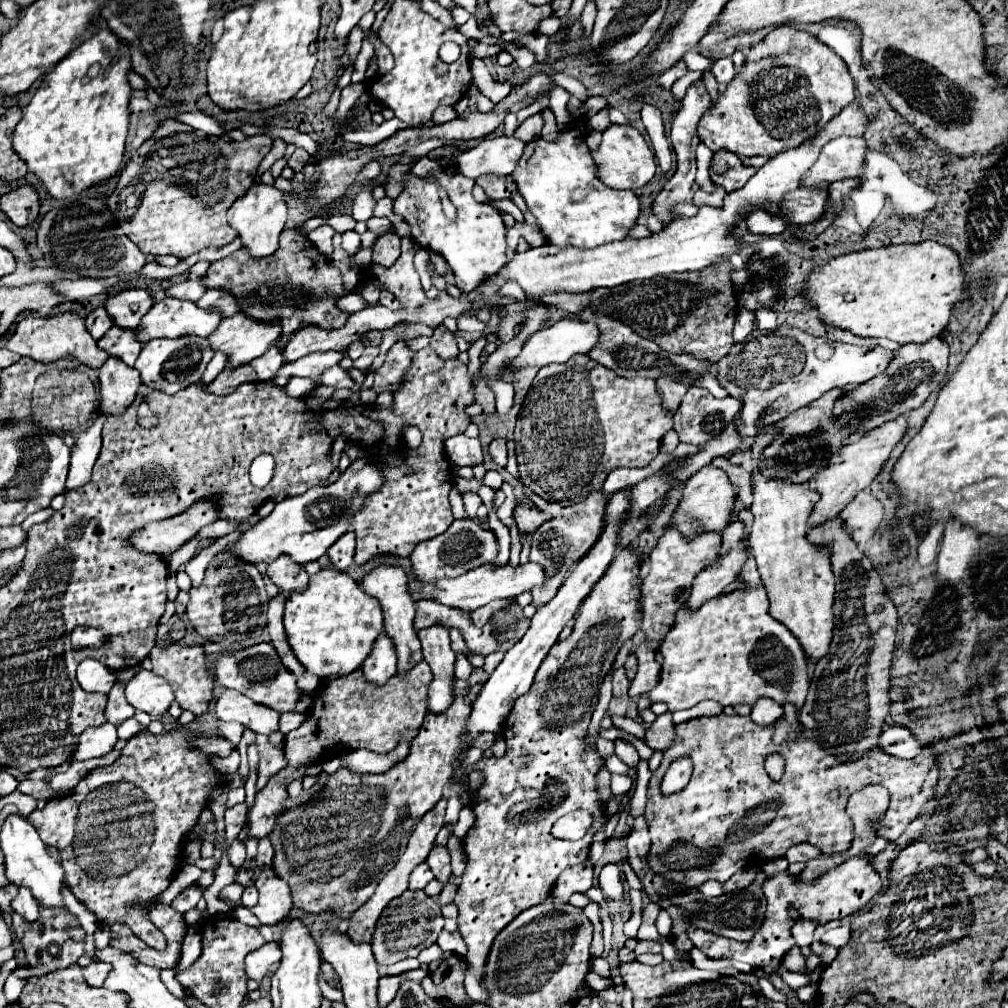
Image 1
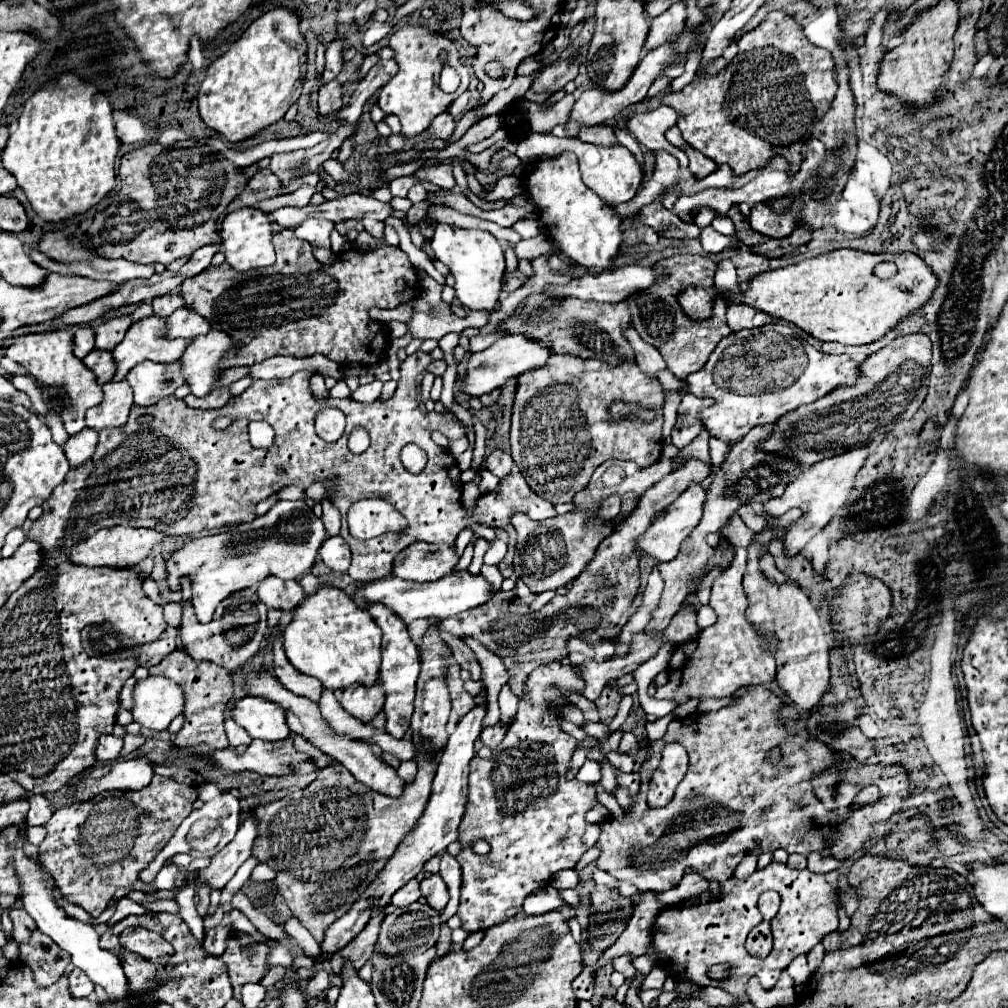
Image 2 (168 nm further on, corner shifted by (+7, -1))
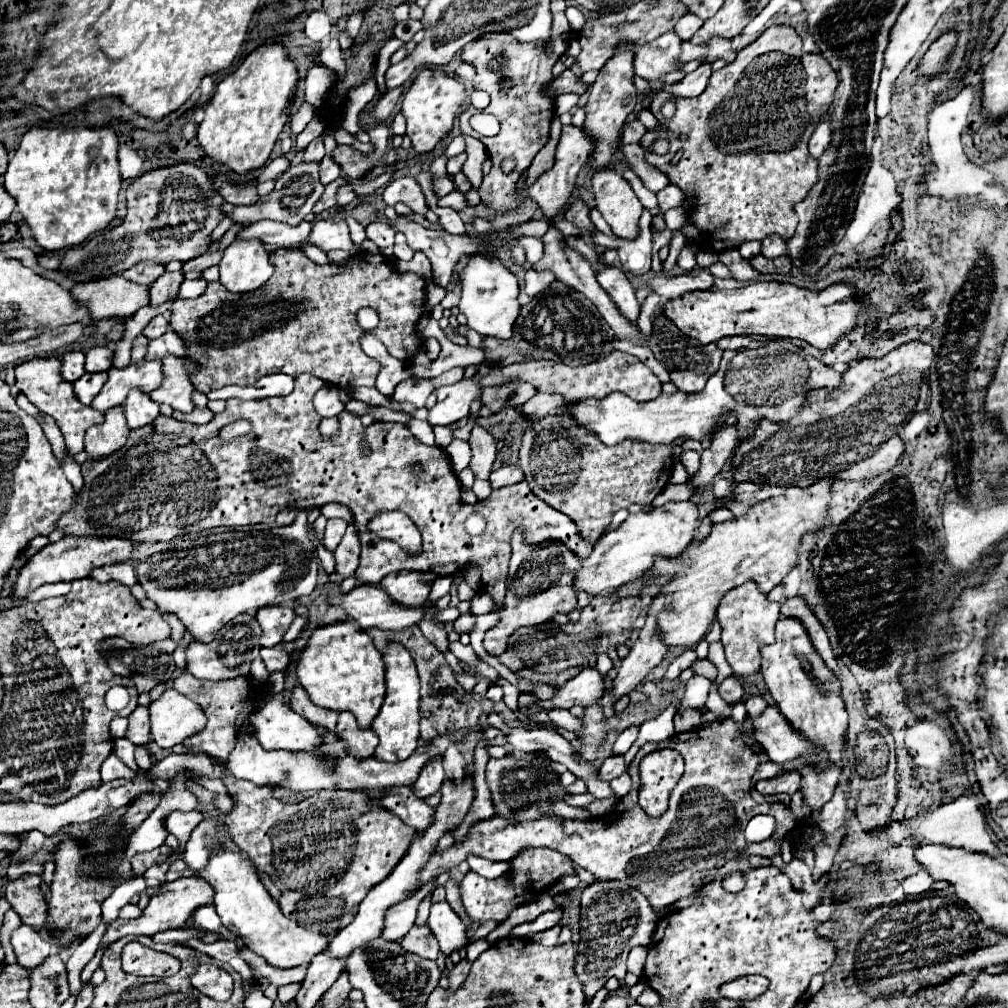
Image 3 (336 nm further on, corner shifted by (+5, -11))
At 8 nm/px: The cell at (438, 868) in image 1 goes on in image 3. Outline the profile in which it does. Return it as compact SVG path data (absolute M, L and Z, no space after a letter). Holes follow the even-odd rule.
M446 901L432 903L428 925L430 925L432 933L436 935L444 955L450 955L452 951L456 951L468 943L466 925L462 923L462 919L454 913L454 909Z

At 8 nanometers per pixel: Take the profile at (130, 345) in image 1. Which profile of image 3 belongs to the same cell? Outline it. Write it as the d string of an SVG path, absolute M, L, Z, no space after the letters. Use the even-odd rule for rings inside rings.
M104 371L100 373L84 373L78 381L74 381L74 391L76 391L76 397L84 403L84 405L90 405L94 401L94 397L102 391L104 383L106 383L108 375Z

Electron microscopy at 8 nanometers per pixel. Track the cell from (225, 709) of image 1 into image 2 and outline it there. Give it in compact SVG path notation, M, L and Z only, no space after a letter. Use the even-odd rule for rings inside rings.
M244 697L232 707L234 719L250 733L254 739L282 741L290 737L290 727L286 723L286 711L262 697Z

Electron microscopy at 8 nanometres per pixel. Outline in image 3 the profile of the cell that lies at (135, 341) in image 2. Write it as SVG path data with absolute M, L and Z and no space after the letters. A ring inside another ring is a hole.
M136 361L128 367L110 367L108 371L108 383L102 387L98 397L92 401L92 407L100 413L106 413L110 407L122 405L126 401L126 395L132 387L140 387L142 391L150 393L154 387L162 383L162 361Z

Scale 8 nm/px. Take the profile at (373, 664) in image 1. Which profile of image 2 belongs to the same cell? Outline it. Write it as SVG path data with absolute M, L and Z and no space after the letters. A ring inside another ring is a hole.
M380 683L374 687L352 685L352 687L344 689L340 705L344 711L348 711L358 721L368 723L374 715L380 713L380 709L384 705L384 695L380 689Z

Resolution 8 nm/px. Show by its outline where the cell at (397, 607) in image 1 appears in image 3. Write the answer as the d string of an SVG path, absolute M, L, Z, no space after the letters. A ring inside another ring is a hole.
M402 643L384 645L384 665L386 665L386 695L378 717L372 721L372 729L380 743L374 757L382 761L402 761L414 753L418 747L418 725L420 725L420 679L410 651Z

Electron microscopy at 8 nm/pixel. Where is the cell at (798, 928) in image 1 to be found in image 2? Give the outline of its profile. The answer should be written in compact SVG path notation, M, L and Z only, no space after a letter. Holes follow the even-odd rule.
M807 955L796 957L788 966L788 973L794 980L794 986L805 986L809 983L811 977L808 969Z

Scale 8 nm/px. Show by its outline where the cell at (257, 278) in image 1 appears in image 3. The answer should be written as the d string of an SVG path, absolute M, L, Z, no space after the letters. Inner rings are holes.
M294 247L270 253L270 261L276 267L272 277L258 291L250 291L250 295L234 295L232 291L226 291L222 283L214 281L208 283L206 291L196 299L176 299L172 303L170 327L186 339L186 355L200 361L200 371L192 377L196 391L210 393L226 385L254 383L258 377L268 373L286 373L292 377L312 373L314 377L342 389L374 385L380 363L368 357L360 347L360 339L364 337L364 331L356 323L356 311L360 307L372 307L378 311L380 325L372 335L384 343L392 357L412 359L412 355L420 351L416 323L424 315L426 303L426 281L420 275L396 271L380 253L358 253L342 265L316 265L304 255L304 251Z

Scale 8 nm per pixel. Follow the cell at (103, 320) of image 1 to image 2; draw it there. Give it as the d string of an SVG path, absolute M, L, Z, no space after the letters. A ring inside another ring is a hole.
M80 327L74 333L74 355L78 359L84 359L94 349L94 329L92 327Z

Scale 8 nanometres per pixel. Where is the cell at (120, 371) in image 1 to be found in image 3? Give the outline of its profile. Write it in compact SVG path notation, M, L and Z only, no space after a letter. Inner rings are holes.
M112 407L106 413L104 423L86 431L86 453L90 457L106 457L126 443L128 433L130 429L126 427L126 415L122 415L122 407Z

